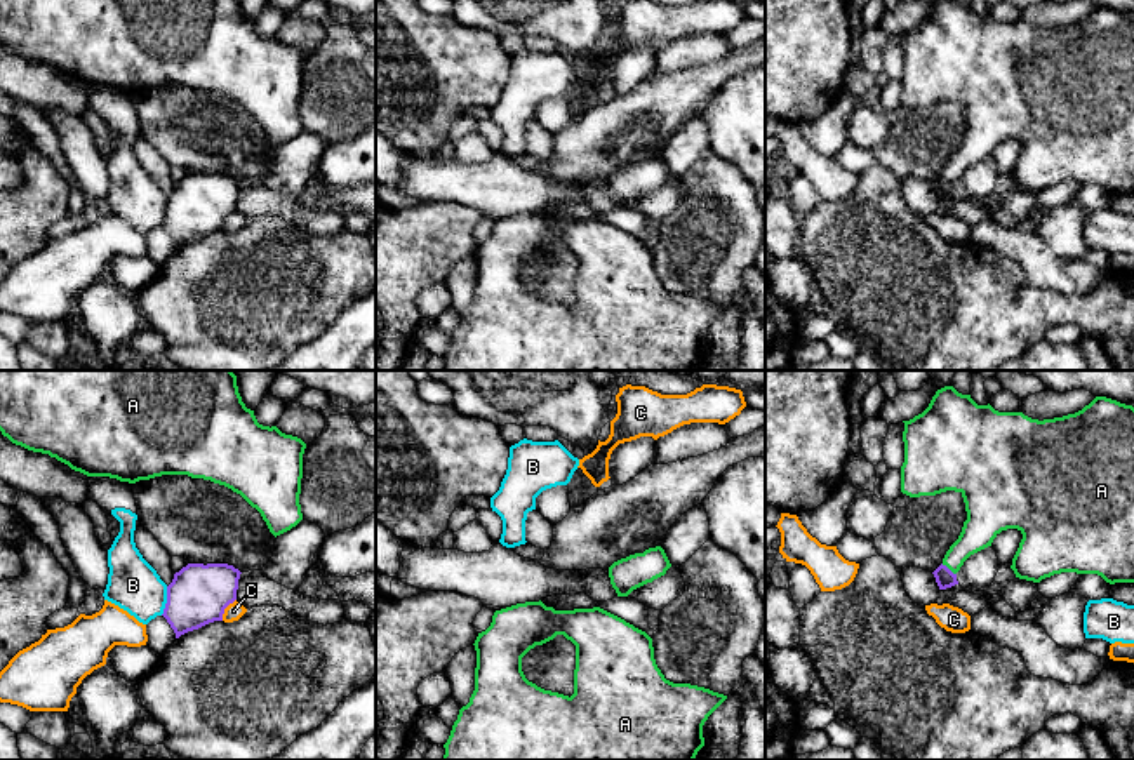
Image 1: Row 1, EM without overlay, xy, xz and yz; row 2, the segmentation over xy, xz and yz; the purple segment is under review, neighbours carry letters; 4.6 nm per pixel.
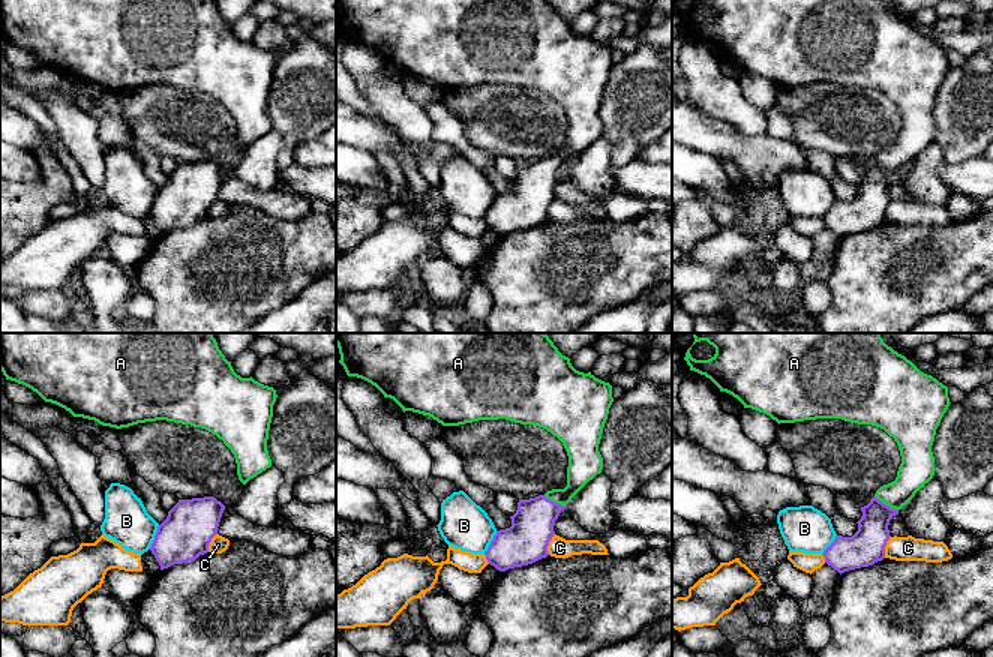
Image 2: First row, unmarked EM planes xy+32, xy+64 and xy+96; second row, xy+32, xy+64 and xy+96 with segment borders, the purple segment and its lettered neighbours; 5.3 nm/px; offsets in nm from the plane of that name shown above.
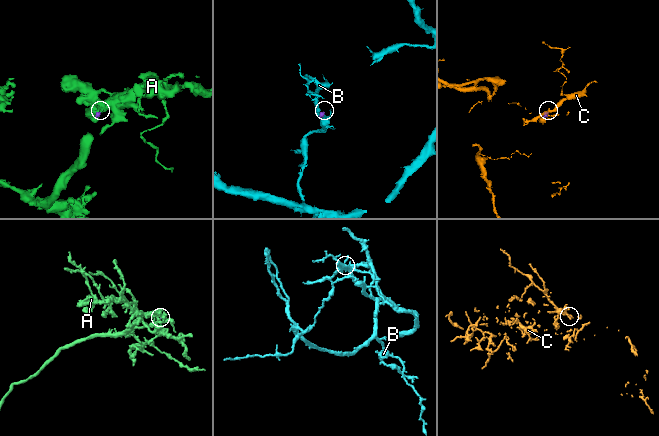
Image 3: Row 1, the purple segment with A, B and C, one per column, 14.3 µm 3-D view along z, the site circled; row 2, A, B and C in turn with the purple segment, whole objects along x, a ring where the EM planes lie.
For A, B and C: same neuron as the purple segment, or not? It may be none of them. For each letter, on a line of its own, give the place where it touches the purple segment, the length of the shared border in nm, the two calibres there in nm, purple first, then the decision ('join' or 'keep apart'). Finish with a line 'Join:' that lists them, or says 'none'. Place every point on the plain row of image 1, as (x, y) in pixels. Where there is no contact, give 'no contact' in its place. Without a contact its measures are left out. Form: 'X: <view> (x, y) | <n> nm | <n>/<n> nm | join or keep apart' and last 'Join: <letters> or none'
A: yz (947, 178) | 90 nm | 90/160 nm | join
B: xy (167, 211) | 140 nm | 280/240 nm | keep apart
C: xy (225, 218) | 120 nm | 280/80 nm | keep apart
Join: A

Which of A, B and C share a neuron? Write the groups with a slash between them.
A / B / C

